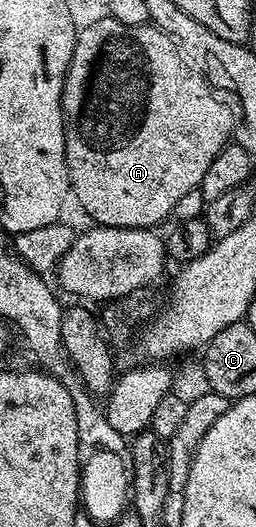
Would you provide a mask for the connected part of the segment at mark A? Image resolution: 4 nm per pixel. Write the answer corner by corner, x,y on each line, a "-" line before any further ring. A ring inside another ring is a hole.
106,18
99,22
93,23
88,29
81,29
77,32
75,37
75,45
73,46
73,58
69,62
69,70
67,76
63,80
63,133
65,134
65,162
67,163
67,176
71,180
69,192
77,196
78,201
85,206
85,210
92,216
96,225
104,224
105,226
113,226
114,228
149,228
154,229
155,224
162,222
166,216
170,217
174,213
177,202
185,194
189,194
189,190
198,188
199,183
205,178
205,170
209,170
210,164
213,163
213,158
217,158
217,154
221,154
221,150
227,147
229,141
232,139
237,123
236,117
231,117
231,108
222,100
224,97
212,85
208,84
206,76
202,76
200,72
194,72
191,67
186,64
181,58
181,54
177,50
177,46
173,46
166,34
157,27
152,26
150,23
141,25
123,25
121,22
112,18

